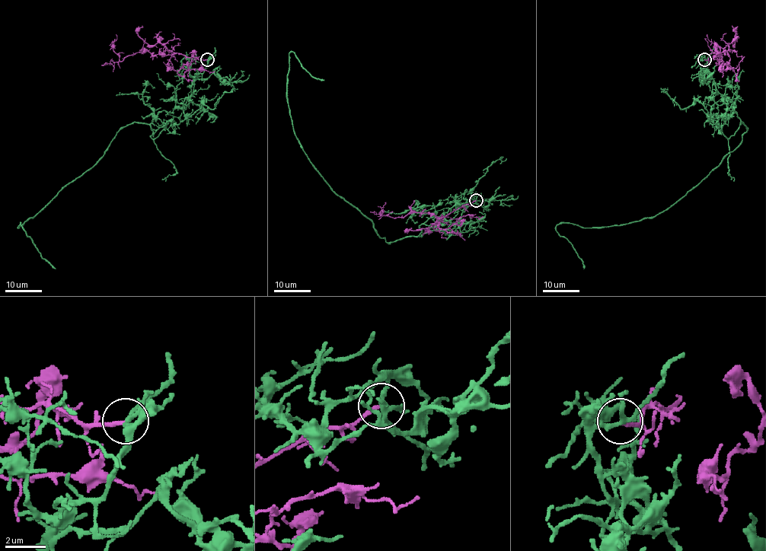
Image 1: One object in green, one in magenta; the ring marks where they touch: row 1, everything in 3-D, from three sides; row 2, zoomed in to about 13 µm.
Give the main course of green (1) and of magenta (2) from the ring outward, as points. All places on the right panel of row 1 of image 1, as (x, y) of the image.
1: (704, 59), (700, 71), (746, 127), (742, 141), (654, 216), (605, 227), (560, 223), (556, 230), (584, 269)
2: (704, 59), (721, 54), (716, 54), (716, 52), (722, 57), (720, 61), (719, 48), (707, 39), (706, 34)

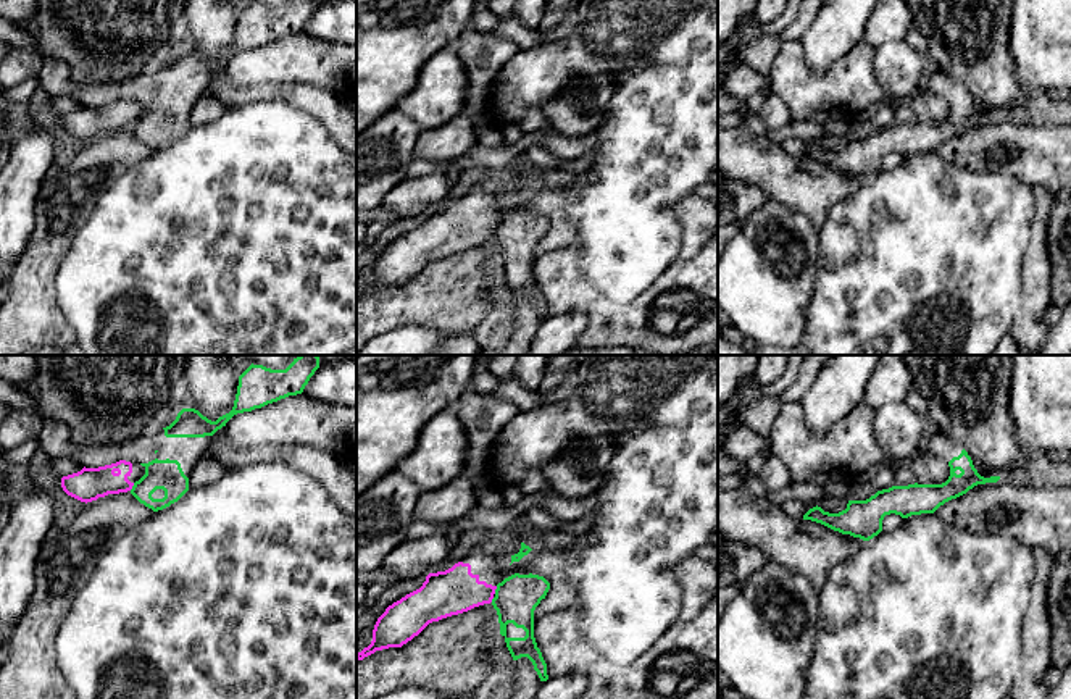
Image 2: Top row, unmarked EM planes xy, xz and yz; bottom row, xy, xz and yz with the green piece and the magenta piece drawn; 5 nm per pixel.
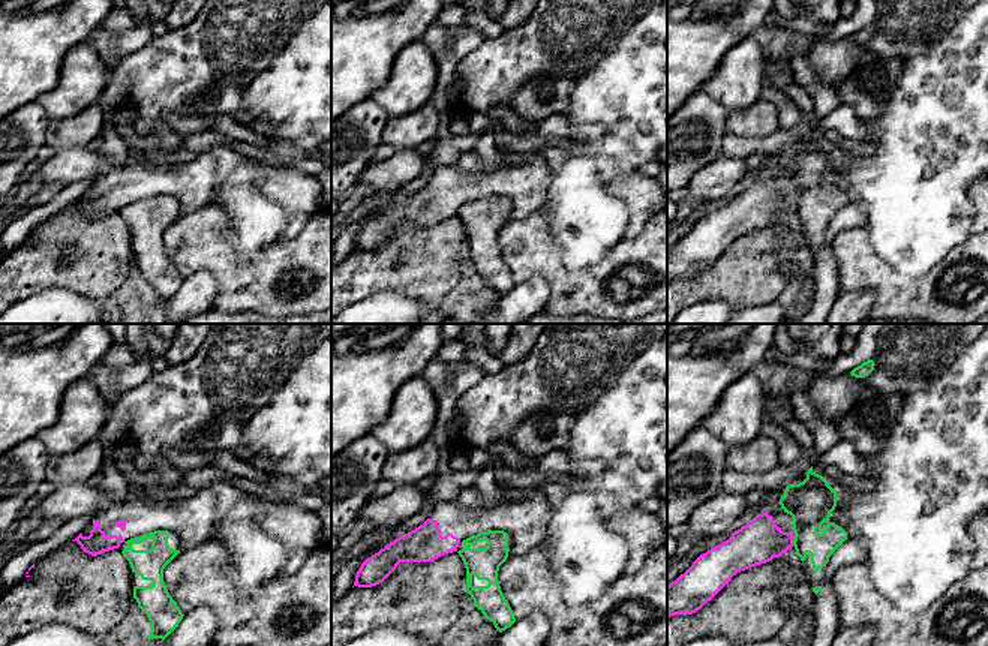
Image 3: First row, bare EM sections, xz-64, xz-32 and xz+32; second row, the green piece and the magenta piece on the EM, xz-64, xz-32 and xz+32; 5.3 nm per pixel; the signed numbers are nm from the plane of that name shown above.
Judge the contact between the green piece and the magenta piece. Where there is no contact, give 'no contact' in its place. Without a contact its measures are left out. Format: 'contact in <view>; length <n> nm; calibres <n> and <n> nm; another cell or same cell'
contact in xy; length 50 nm; calibres 150 and 160 nm; another cell

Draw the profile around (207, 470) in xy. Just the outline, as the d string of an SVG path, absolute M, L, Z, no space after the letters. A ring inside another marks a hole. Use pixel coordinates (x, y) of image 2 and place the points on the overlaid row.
M203 455L190 471L189 486L194 489L215 483L223 476L224 471L226 468L219 460Z

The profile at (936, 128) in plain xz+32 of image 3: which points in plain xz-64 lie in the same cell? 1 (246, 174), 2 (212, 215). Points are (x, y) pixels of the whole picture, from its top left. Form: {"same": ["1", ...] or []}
{"same": ["1"]}

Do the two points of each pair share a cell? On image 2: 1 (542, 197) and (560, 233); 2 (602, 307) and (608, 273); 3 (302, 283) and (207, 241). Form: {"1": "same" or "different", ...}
{"1": "same", "2": "different", "3": "same"}

